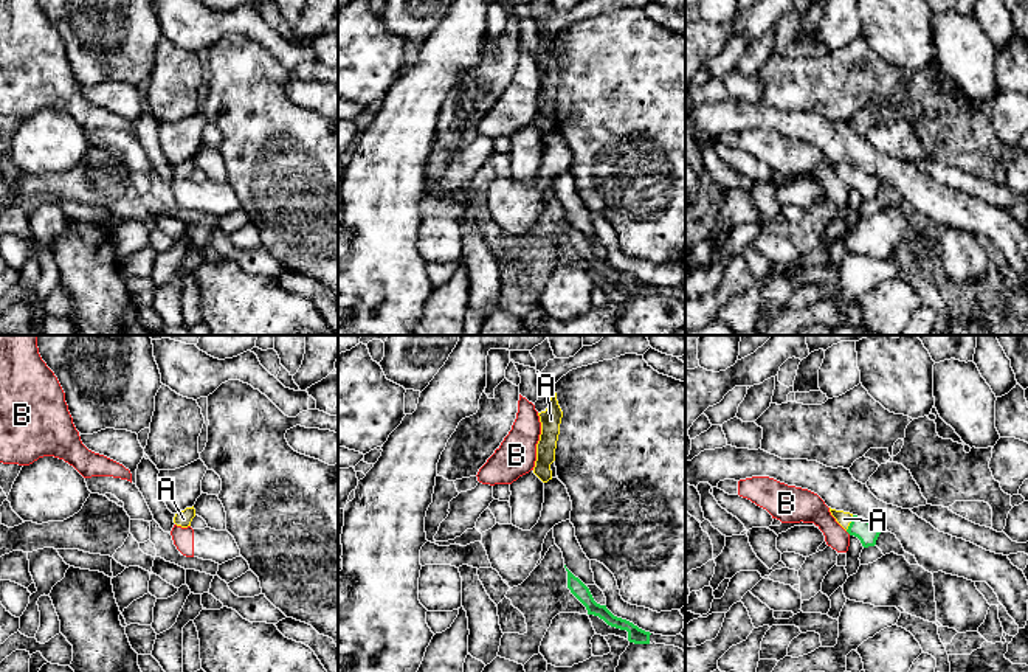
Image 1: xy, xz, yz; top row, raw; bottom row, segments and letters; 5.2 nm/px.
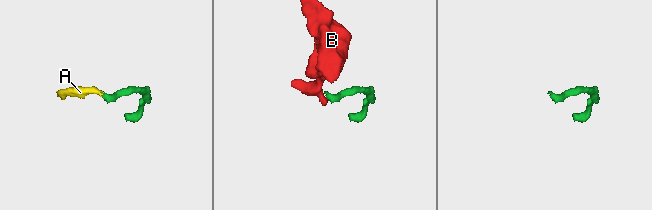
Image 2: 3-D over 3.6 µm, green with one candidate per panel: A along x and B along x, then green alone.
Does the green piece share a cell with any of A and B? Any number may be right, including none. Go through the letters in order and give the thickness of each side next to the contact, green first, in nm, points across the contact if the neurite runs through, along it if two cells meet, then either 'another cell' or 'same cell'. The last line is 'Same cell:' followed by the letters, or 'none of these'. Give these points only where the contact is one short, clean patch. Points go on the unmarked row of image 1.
A: 110 nm thick on the green side, 80 nm on the other; runs through yz (865, 183), (850, 176), (844, 171); same cell
B: 110 nm thick on the green side, 160 nm on the other; border along yz (845, 183), (850, 187); another cell
Same cell: A

